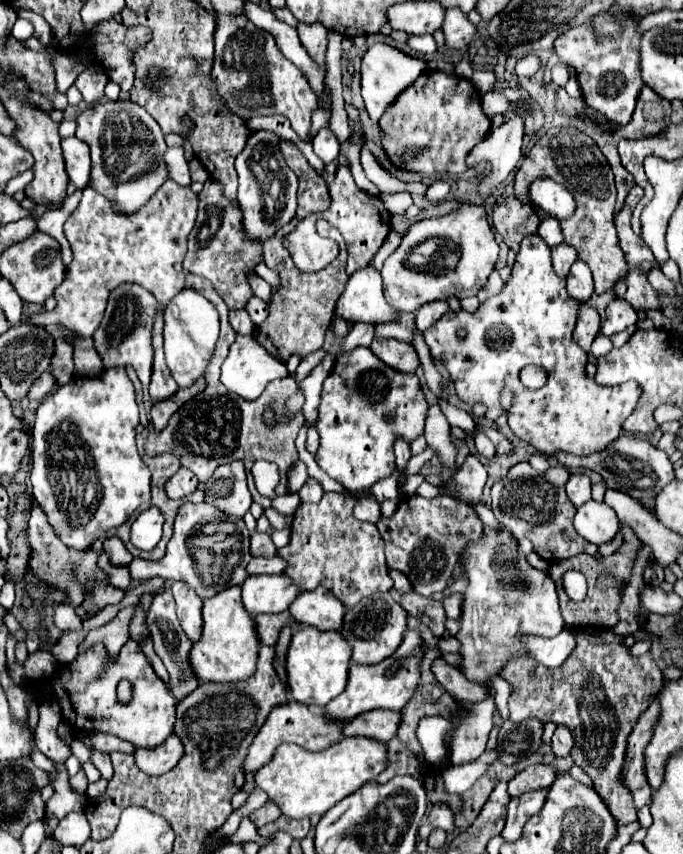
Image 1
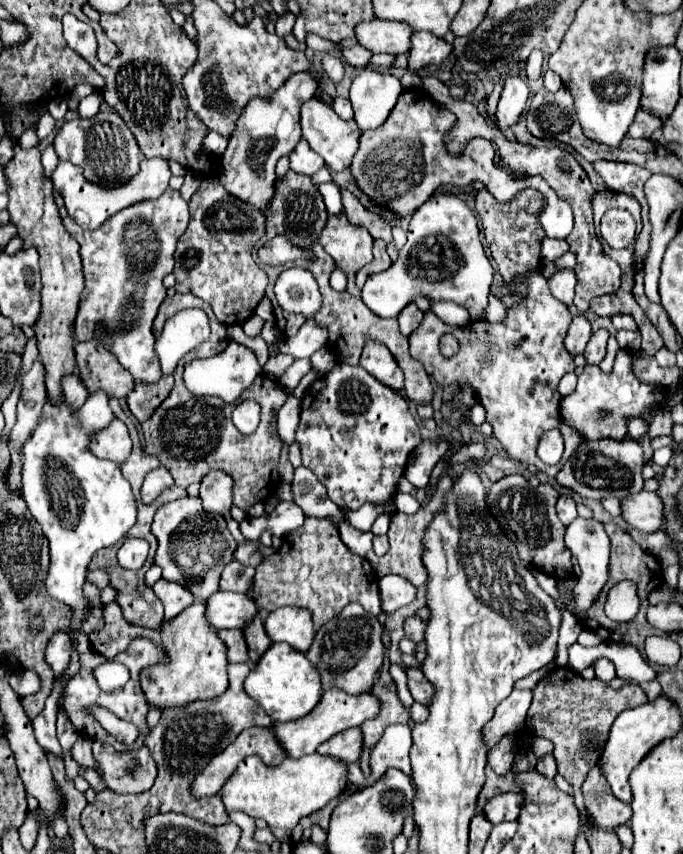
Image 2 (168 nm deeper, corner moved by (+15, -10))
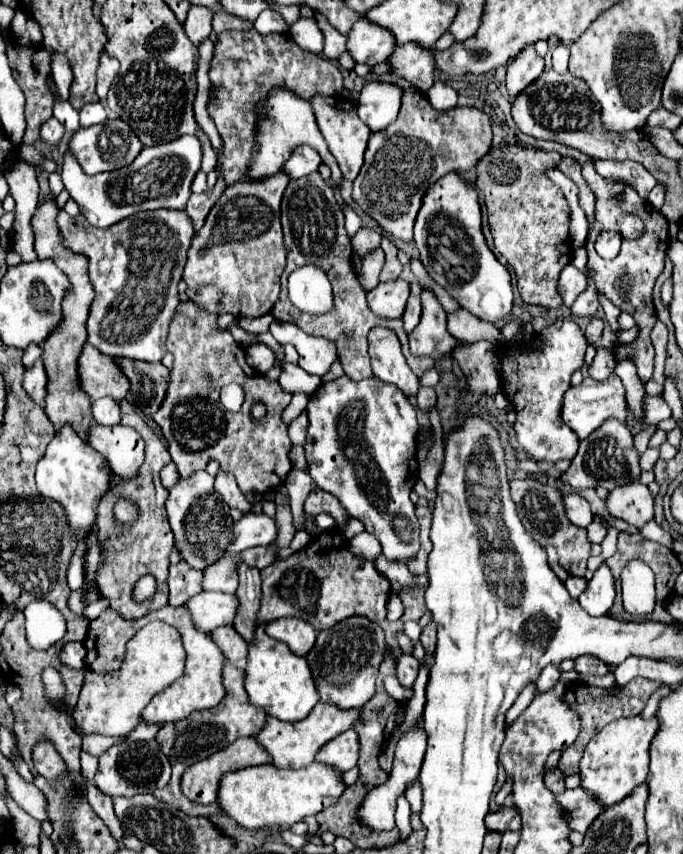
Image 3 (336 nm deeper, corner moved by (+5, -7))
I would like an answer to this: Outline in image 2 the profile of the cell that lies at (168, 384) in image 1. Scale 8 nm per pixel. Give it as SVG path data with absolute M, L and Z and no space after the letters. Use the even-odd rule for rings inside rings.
M167 188L167 192L157 200L145 200L135 206L129 206L113 216L113 220L105 220L105 224L97 230L83 230L79 224L75 224L73 218L63 218L65 230L79 242L81 246L81 260L85 270L85 290L79 304L79 314L75 320L75 336L77 342L93 340L95 328L103 326L103 344L117 356L117 360L133 374L139 382L157 382L161 378L161 366L157 364L155 354L155 336L151 332L153 320L157 316L157 310L161 302L167 296L167 288L163 286L163 278L173 272L175 264L175 246L181 234L185 232L189 222L189 210L187 202L181 198L179 190Z

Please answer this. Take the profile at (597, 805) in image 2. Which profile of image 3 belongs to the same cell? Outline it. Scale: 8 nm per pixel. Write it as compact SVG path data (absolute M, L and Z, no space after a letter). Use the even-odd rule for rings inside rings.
M577 787L577 789L571 789L571 791L565 791L565 793L557 795L557 801L571 815L571 829L575 829L583 835L587 833L587 829L593 825L593 821L605 809L583 787Z

